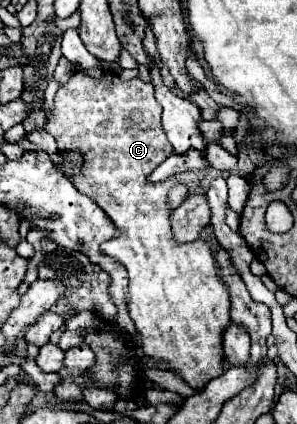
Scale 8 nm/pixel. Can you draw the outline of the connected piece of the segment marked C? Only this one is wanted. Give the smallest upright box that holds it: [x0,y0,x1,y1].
[44,69,230,389]

